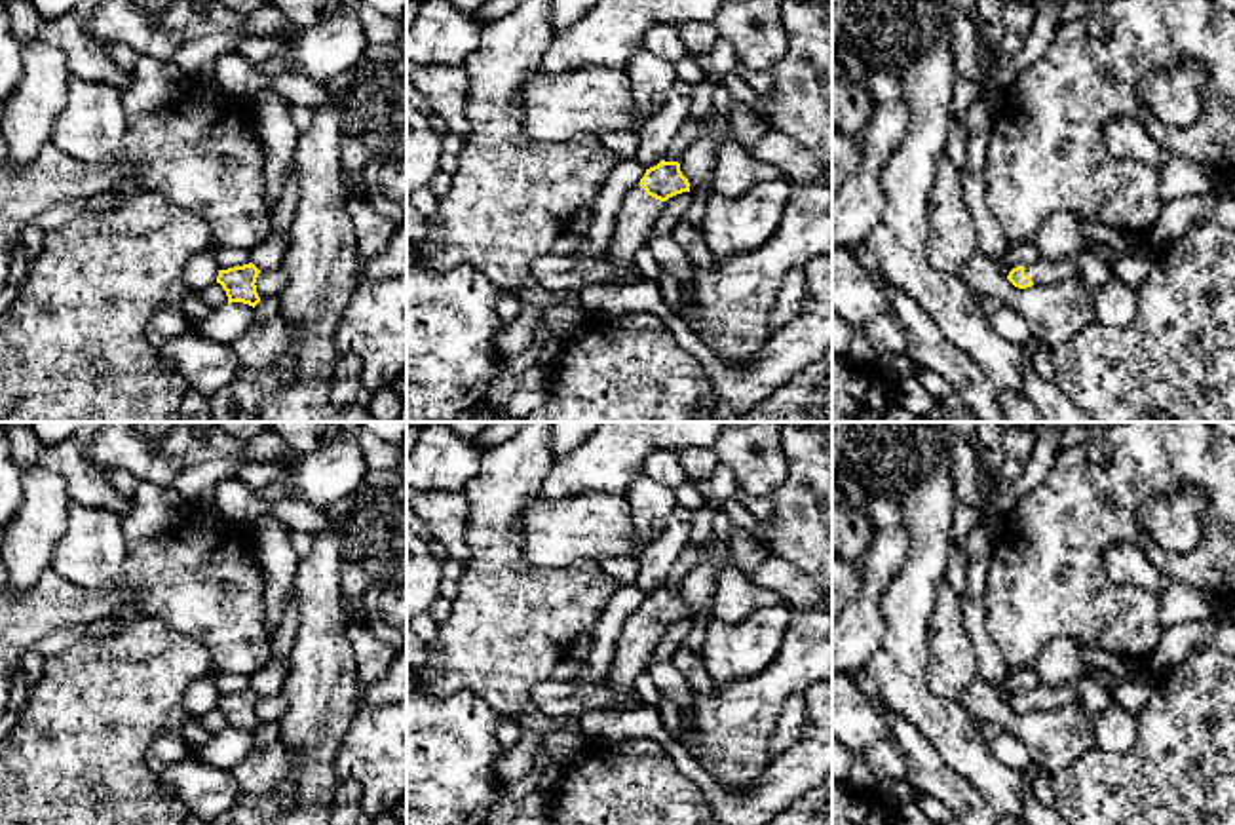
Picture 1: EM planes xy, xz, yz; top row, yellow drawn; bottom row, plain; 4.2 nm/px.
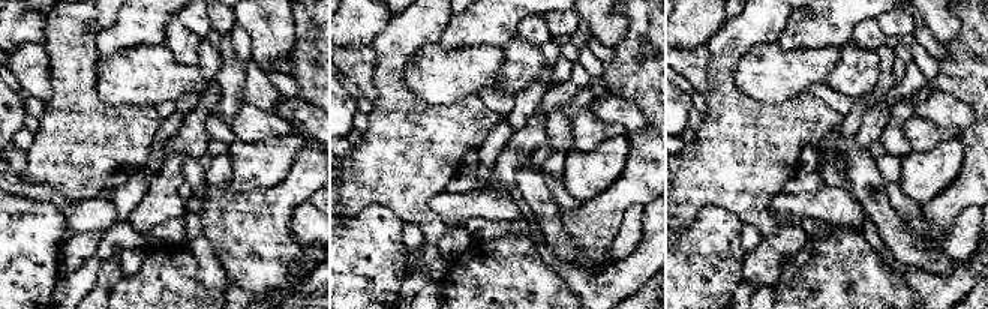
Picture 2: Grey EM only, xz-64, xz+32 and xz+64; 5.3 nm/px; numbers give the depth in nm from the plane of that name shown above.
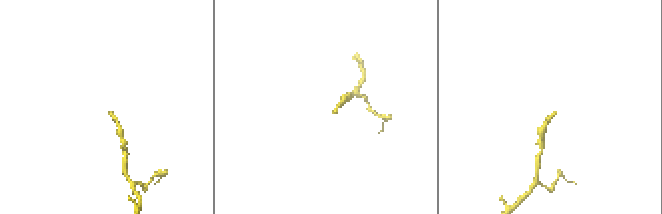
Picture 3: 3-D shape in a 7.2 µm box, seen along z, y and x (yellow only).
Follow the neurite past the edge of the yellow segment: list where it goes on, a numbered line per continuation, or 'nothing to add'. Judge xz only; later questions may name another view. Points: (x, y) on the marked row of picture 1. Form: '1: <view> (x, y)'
1: xz (639, 213)

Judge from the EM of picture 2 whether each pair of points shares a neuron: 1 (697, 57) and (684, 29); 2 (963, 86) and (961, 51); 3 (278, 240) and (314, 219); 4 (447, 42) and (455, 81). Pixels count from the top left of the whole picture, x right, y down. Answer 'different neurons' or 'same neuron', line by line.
1: different neurons
2: same neuron
3: different neurons
4: different neurons

